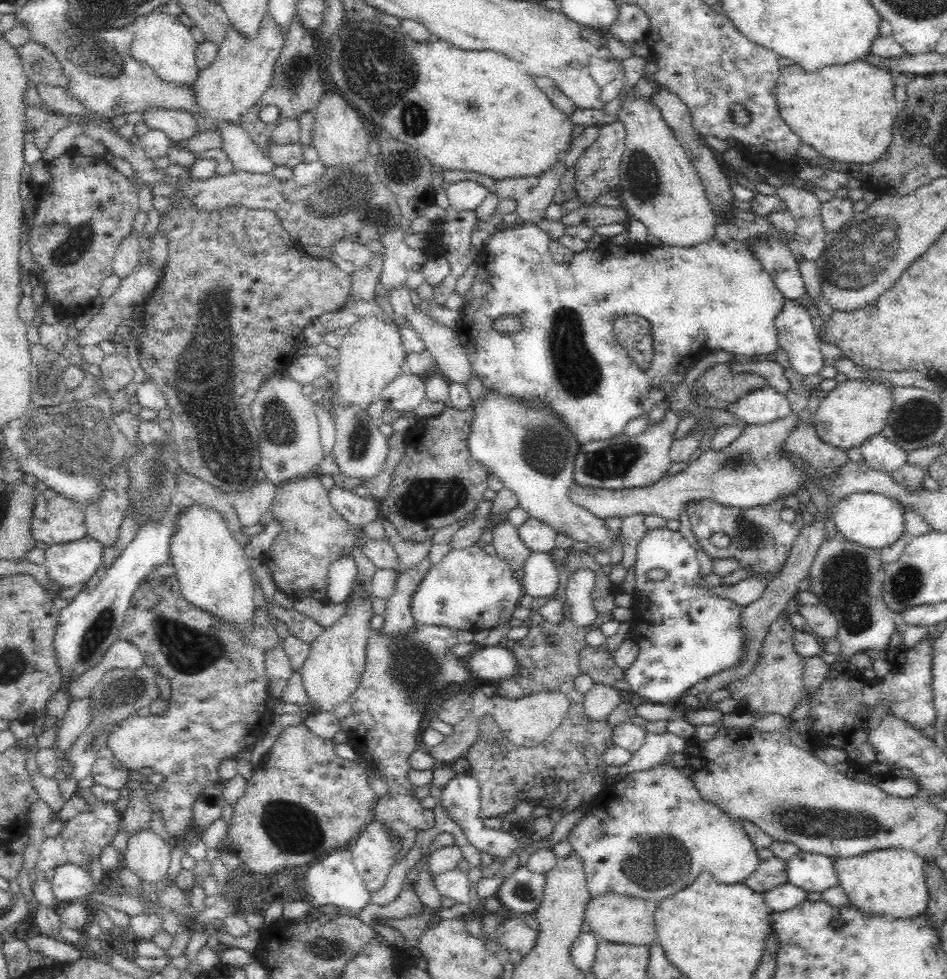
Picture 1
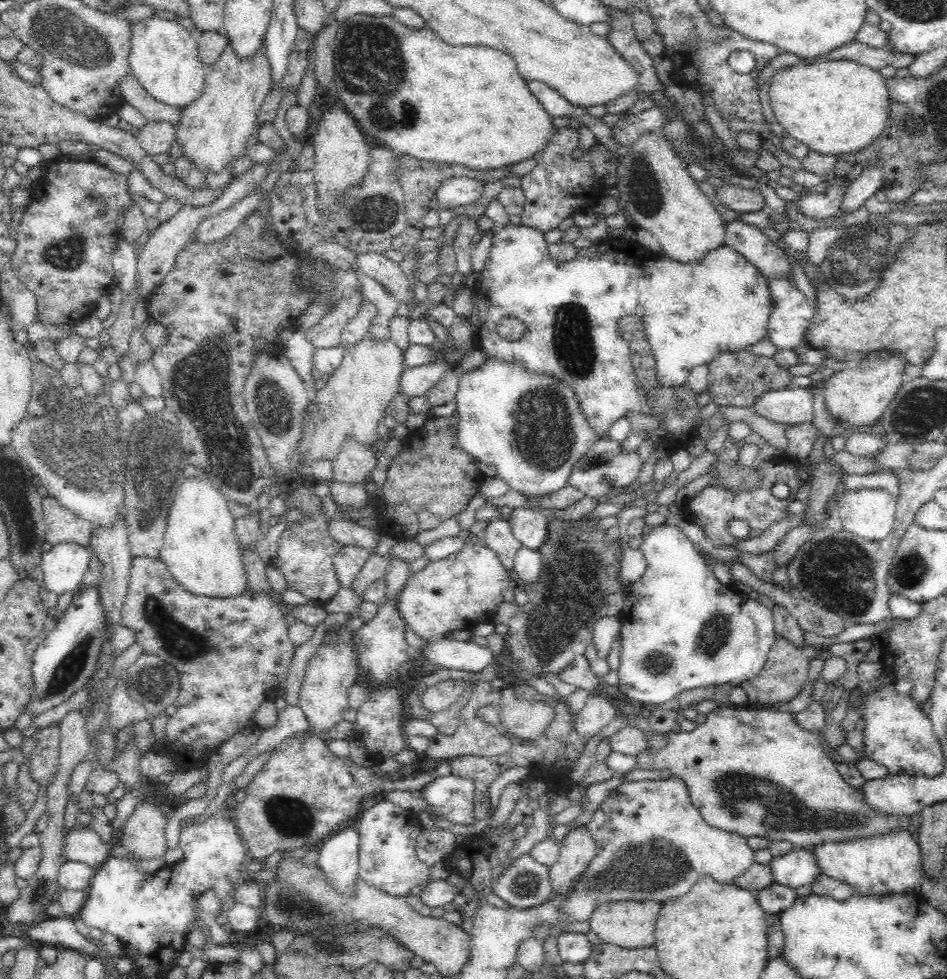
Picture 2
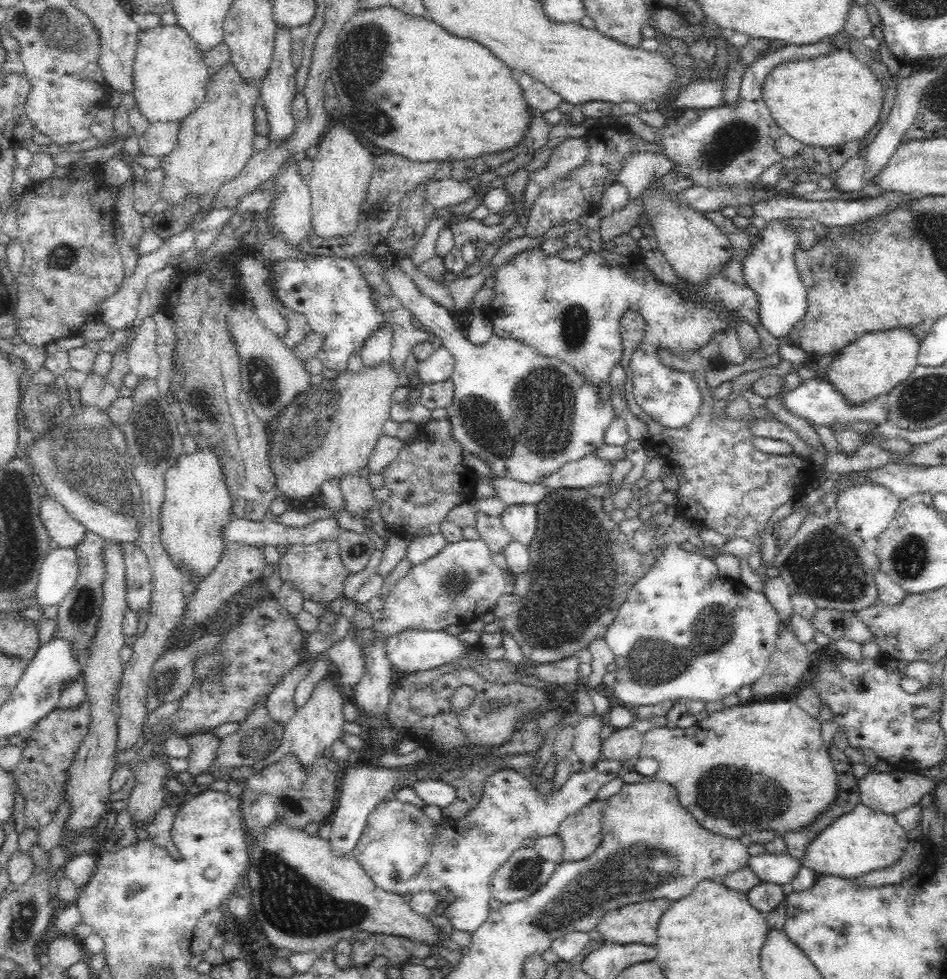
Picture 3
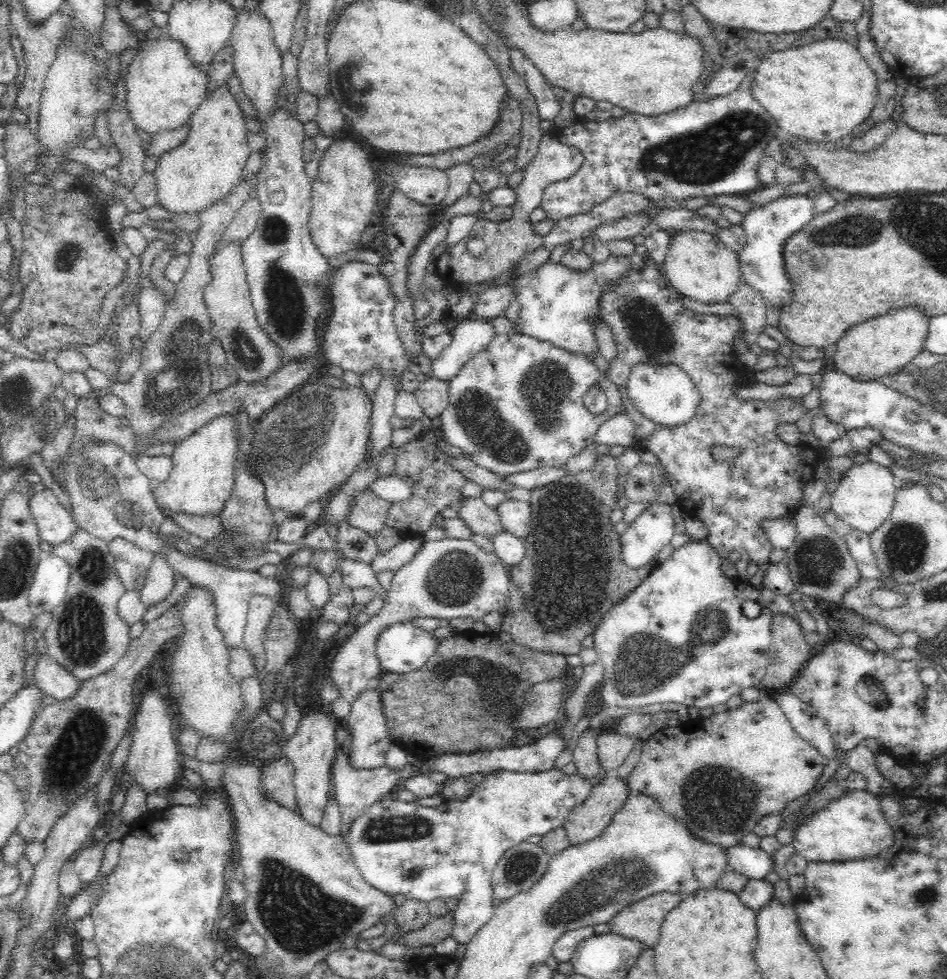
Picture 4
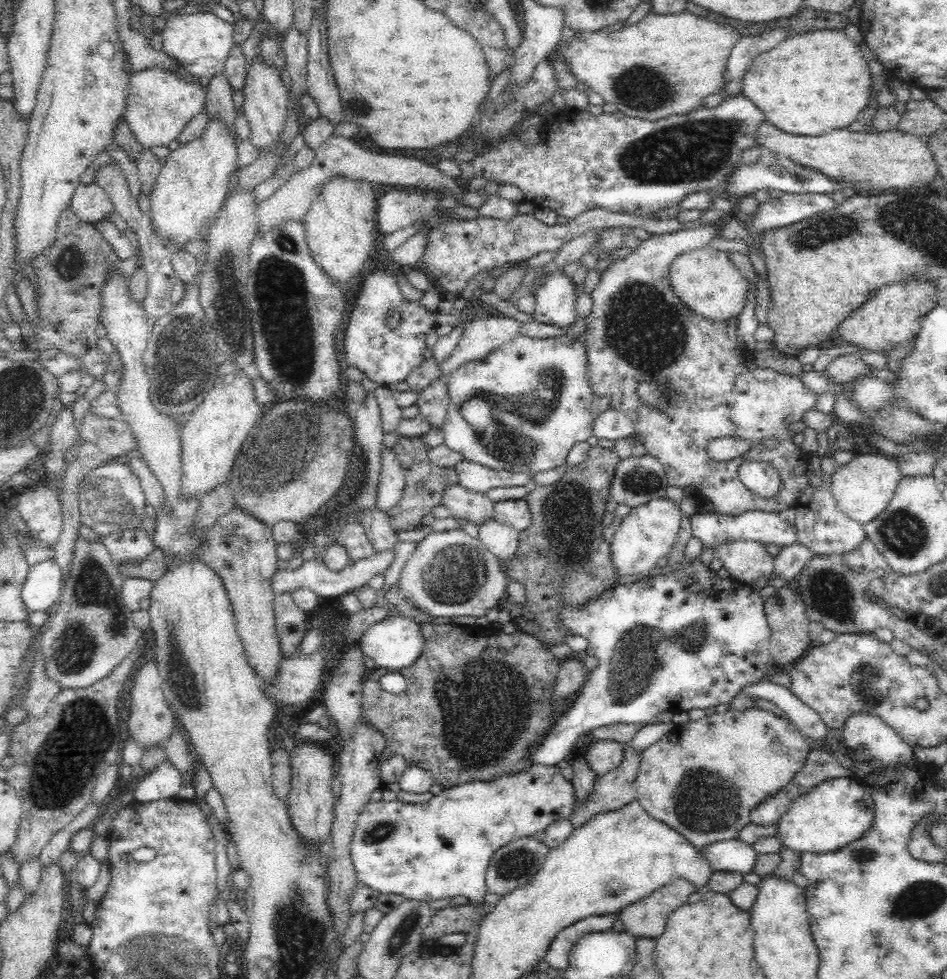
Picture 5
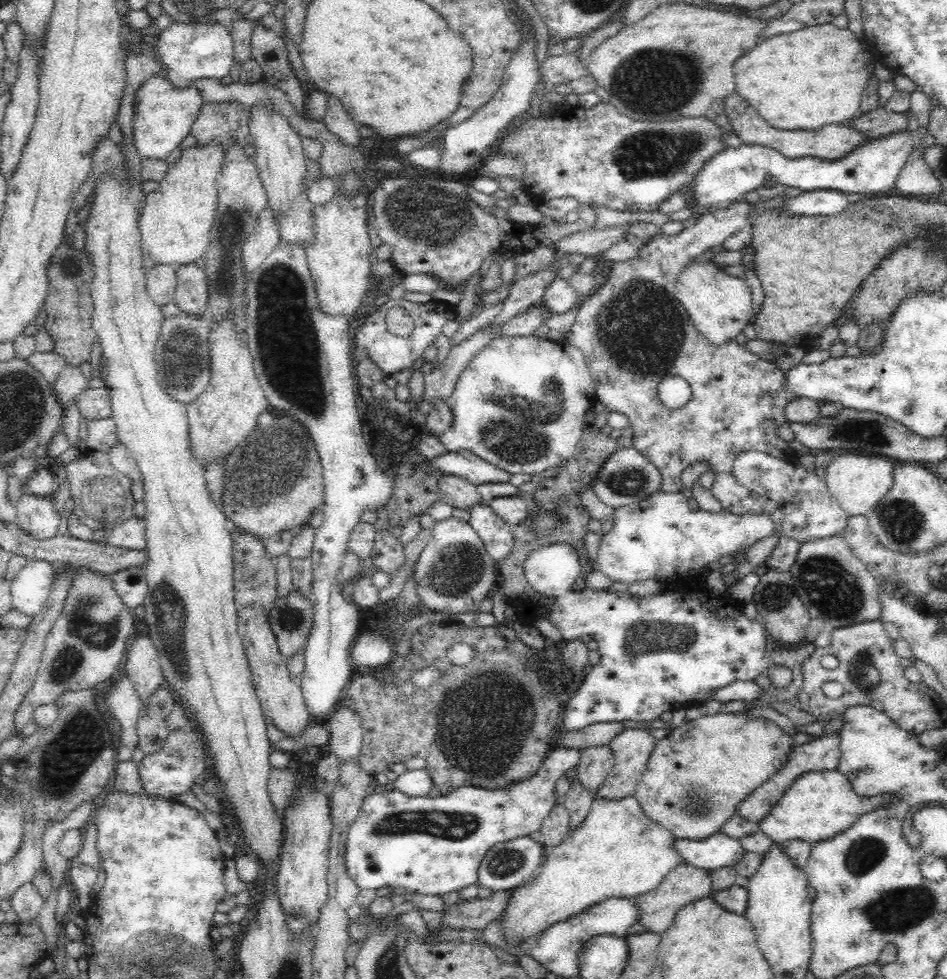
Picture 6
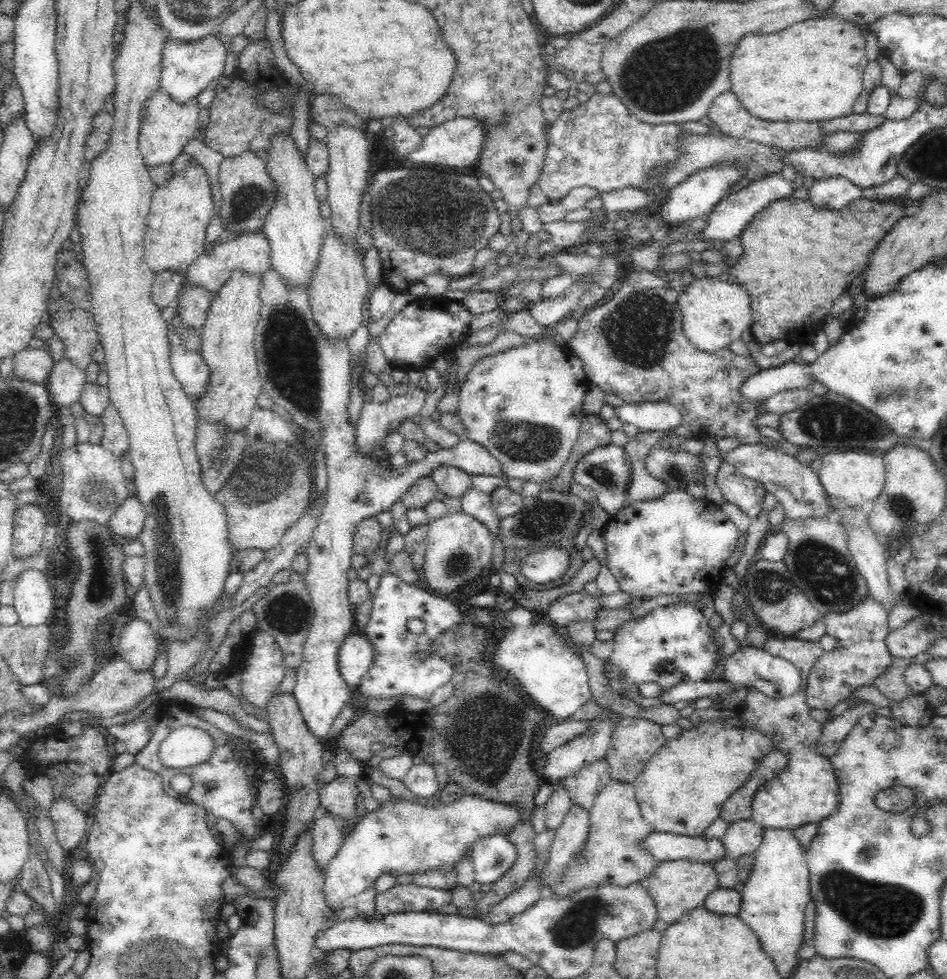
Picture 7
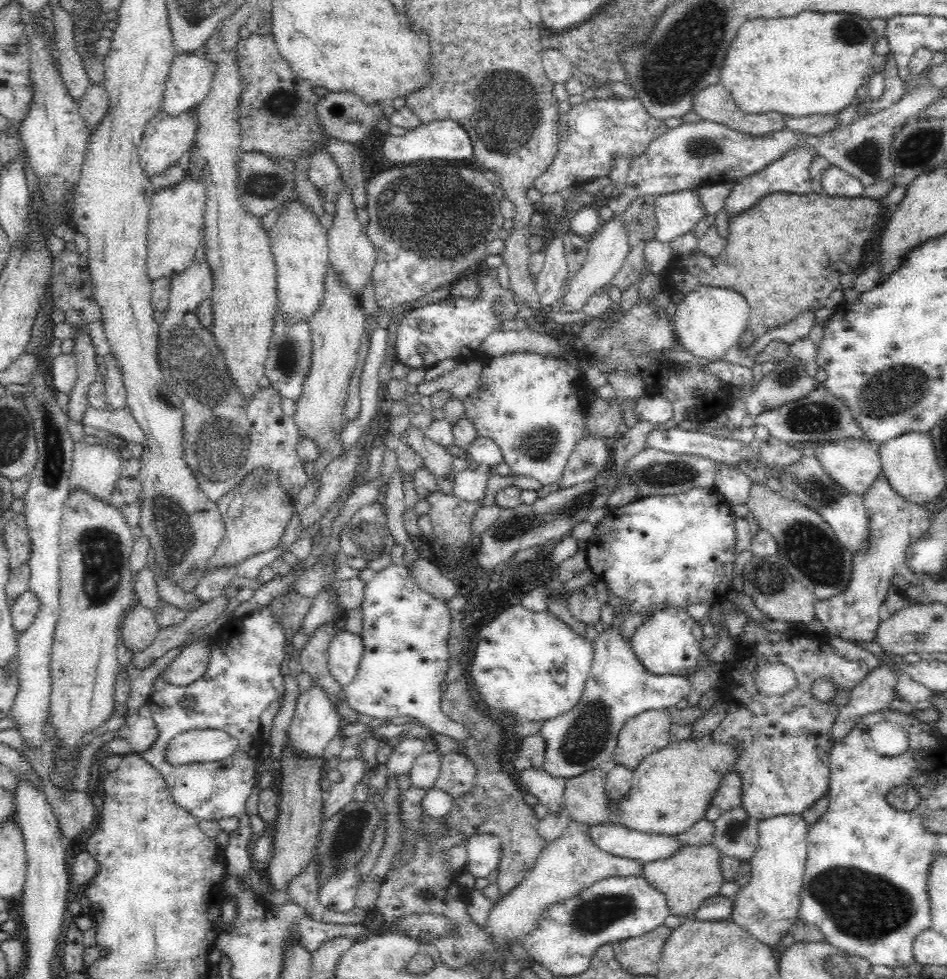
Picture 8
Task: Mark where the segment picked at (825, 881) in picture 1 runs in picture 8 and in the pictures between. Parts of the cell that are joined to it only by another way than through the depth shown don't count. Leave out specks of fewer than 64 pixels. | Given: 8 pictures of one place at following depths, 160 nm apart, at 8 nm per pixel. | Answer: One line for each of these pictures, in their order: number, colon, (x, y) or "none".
2: (798, 867)
3: (780, 869)
4: (753, 862)
5: (732, 854)
6: (719, 850)
7: (663, 846)
8: (615, 839)

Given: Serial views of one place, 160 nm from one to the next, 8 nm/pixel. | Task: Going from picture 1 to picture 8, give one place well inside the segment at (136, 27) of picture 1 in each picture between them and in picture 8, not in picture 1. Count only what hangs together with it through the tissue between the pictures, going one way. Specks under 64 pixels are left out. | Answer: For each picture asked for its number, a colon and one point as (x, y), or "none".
2: (164, 57)
3: (170, 77)
4: (163, 88)
5: (159, 105)
6: (164, 115)
7: (166, 127)
8: (166, 139)

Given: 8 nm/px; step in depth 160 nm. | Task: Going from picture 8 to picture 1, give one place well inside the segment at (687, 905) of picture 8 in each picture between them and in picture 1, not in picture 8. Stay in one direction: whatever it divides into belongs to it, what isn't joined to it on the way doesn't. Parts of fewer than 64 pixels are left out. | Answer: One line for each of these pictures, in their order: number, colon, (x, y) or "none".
1: (621, 919)
2: (629, 924)
3: (637, 923)
4: (641, 921)
5: (648, 917)
6: (685, 883)
7: (677, 887)

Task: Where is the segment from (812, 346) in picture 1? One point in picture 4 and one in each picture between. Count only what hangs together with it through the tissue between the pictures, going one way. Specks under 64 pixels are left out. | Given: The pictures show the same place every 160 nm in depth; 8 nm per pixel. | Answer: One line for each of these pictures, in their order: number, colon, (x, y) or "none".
2: (791, 313)
3: (768, 267)
4: (766, 227)

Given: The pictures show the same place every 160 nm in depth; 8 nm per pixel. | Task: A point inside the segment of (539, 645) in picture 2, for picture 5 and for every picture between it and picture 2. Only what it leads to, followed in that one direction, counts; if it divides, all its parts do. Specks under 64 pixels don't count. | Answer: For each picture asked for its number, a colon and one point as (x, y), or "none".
3: (582, 567)
4: (566, 594)
5: (562, 559)

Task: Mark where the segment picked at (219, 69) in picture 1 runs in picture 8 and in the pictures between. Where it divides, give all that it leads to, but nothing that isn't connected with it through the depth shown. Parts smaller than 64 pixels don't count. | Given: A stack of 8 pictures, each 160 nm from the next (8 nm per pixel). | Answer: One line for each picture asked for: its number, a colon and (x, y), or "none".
2: (213, 132)
3: (215, 141)
4: (201, 171)
5: (193, 180)
6: (176, 221)
7: (180, 210)
8: (175, 229)

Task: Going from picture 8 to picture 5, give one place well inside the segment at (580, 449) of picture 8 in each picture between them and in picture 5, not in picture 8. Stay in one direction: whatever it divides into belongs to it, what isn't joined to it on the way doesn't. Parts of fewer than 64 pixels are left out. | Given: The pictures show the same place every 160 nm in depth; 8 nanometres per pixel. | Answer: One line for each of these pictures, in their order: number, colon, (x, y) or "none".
5: (637, 480)
6: (626, 477)
7: (605, 469)

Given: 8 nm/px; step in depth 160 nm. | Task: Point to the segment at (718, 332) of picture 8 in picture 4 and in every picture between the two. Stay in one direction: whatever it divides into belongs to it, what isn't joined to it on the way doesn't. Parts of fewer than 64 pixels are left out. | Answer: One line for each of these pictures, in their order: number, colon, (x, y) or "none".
4: (699, 267)
5: (705, 280)
6: (720, 305)
7: (715, 312)

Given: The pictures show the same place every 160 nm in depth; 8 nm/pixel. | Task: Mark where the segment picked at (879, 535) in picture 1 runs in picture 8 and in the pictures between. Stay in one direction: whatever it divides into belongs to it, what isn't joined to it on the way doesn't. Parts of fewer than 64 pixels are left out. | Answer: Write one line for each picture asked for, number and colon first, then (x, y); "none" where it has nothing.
2: (869, 513)
3: (866, 509)
4: (865, 497)
5: (862, 488)
6: (857, 483)
7: (854, 477)
8: (852, 463)

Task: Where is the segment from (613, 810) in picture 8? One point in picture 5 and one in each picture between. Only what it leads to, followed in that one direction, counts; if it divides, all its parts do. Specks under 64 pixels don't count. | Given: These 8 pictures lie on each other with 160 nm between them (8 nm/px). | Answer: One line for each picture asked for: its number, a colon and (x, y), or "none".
5: (659, 650)
6: (695, 777)
7: (683, 786)

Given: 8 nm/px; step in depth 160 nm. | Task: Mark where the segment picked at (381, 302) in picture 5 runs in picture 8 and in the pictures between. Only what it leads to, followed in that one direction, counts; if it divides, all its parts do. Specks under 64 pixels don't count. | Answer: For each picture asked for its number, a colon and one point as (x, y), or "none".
6: (391, 353)
7: (433, 325)
8: (455, 327)

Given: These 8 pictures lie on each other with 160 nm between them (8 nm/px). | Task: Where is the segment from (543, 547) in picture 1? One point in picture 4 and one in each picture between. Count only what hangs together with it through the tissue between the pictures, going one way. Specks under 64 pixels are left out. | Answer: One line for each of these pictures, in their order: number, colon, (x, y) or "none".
2: (529, 526)
3: (519, 520)
4: (515, 516)

